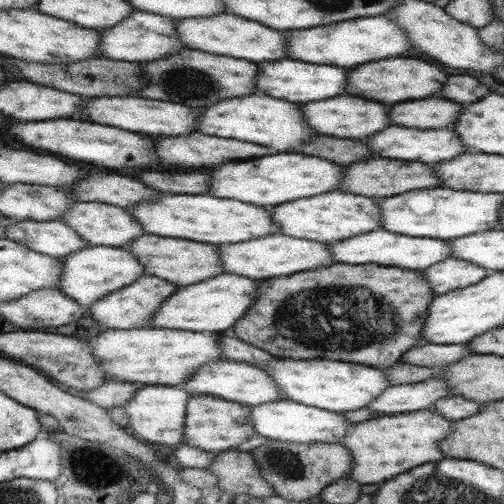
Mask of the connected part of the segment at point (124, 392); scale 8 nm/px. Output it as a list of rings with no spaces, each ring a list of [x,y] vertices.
[[[115,380],[82,394],[89,402],[95,402],[95,404],[99,404],[103,408],[111,409],[124,407],[125,403],[135,395],[135,391],[139,387],[139,384]]]

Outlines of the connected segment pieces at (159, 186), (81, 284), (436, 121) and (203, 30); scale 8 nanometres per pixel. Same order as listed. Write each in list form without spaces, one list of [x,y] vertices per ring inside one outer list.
[[[192,169],[190,173],[166,173],[159,171],[145,171],[137,178],[145,182],[145,186],[159,190],[161,193],[172,194],[201,194],[209,191],[209,176]]]
[[[90,245],[61,258],[61,264],[63,275],[59,279],[60,291],[85,308],[145,274],[145,268],[137,260],[137,256],[121,247]]]
[[[433,97],[397,102],[387,108],[391,125],[435,130],[457,121],[455,116],[461,110],[461,104]]]
[[[223,12],[211,16],[175,19],[177,38],[189,50],[205,51],[207,54],[228,56],[253,63],[287,58],[285,34],[262,23]]]

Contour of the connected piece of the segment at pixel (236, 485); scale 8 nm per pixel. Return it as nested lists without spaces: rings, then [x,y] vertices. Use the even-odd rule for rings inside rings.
[[[231,449],[217,453],[205,469],[217,478],[217,490],[225,494],[249,494],[259,499],[275,495],[273,486],[261,478],[259,466],[249,452]]]

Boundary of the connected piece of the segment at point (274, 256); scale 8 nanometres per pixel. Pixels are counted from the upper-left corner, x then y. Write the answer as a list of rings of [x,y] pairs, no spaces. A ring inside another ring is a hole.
[[[281,233],[265,235],[245,242],[218,245],[218,248],[223,273],[241,275],[245,278],[253,278],[253,280],[289,276],[293,272],[335,263],[331,260],[331,252],[325,243],[305,240],[305,238],[291,238]]]

